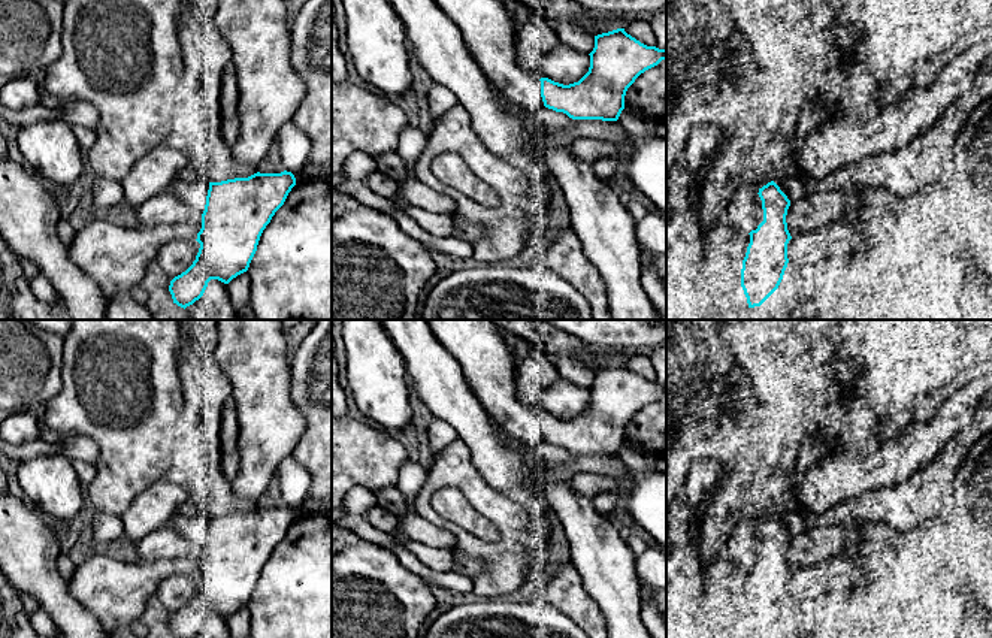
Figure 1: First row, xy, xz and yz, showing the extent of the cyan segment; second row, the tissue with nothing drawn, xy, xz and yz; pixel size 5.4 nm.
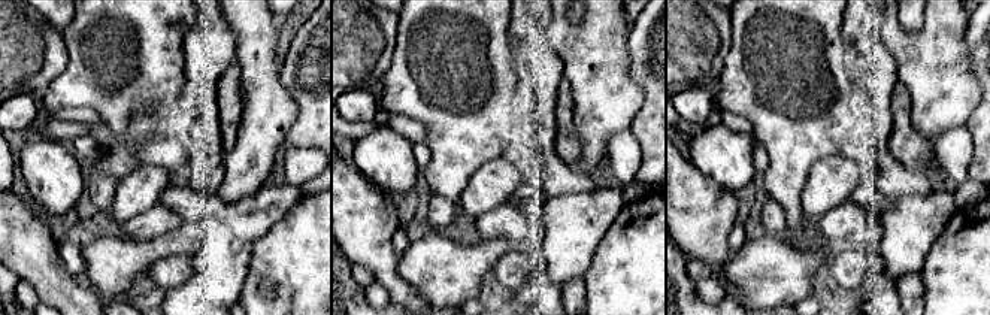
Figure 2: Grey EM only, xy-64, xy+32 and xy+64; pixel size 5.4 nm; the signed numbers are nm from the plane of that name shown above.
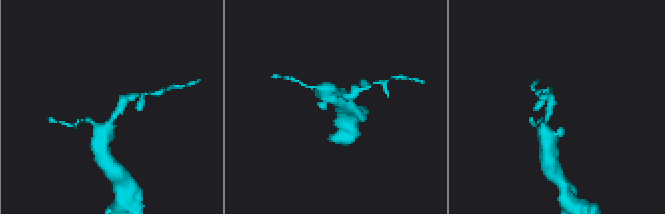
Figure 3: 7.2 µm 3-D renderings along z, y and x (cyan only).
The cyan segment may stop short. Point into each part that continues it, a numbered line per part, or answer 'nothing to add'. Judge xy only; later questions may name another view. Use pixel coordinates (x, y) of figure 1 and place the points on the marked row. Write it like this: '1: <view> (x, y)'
1: xy (194, 193)

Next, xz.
1: xz (489, 32)

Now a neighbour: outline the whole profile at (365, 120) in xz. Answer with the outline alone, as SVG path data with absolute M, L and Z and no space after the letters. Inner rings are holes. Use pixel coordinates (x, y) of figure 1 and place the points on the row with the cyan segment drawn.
M332 81L332 175L345 170L347 160L354 151L365 151L372 158L397 151L400 133L408 124L405 112L384 94L350 81Z

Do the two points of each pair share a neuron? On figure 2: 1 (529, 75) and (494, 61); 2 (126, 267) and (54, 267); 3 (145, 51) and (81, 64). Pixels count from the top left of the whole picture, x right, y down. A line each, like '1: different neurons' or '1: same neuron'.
1: different neurons
2: different neurons
3: same neuron

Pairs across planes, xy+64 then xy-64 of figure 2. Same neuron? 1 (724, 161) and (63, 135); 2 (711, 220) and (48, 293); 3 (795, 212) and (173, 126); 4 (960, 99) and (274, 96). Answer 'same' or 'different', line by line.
1: different
2: same
3: different
4: same

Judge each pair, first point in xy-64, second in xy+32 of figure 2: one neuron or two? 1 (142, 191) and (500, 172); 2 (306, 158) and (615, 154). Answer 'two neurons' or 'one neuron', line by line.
1: one neuron
2: one neuron

